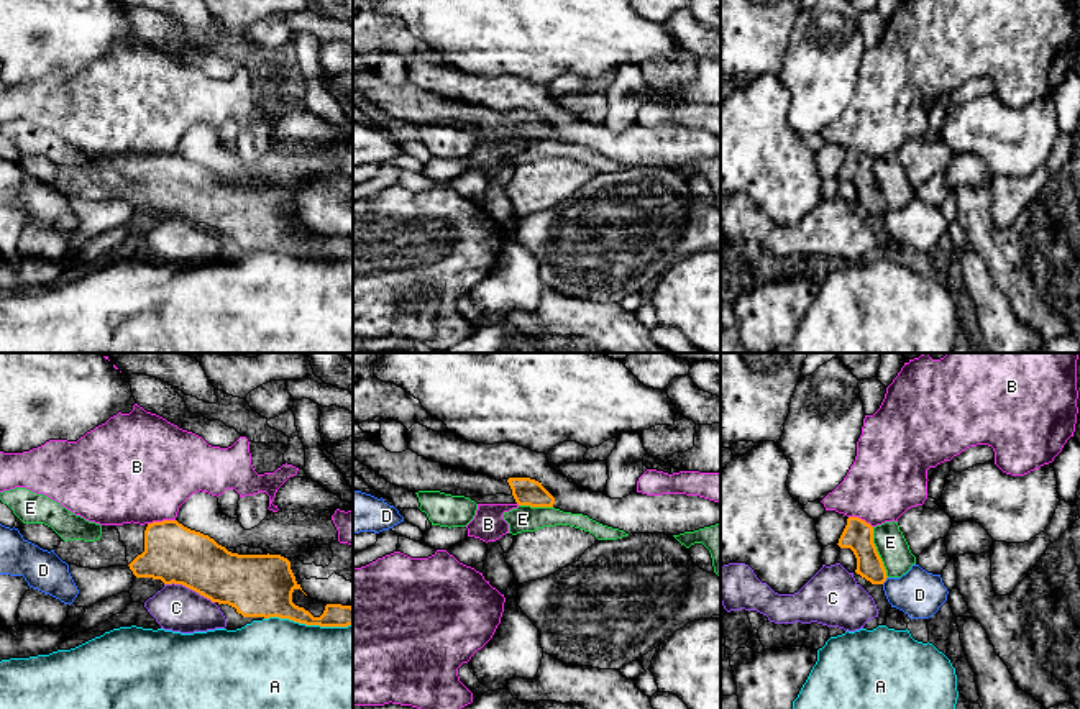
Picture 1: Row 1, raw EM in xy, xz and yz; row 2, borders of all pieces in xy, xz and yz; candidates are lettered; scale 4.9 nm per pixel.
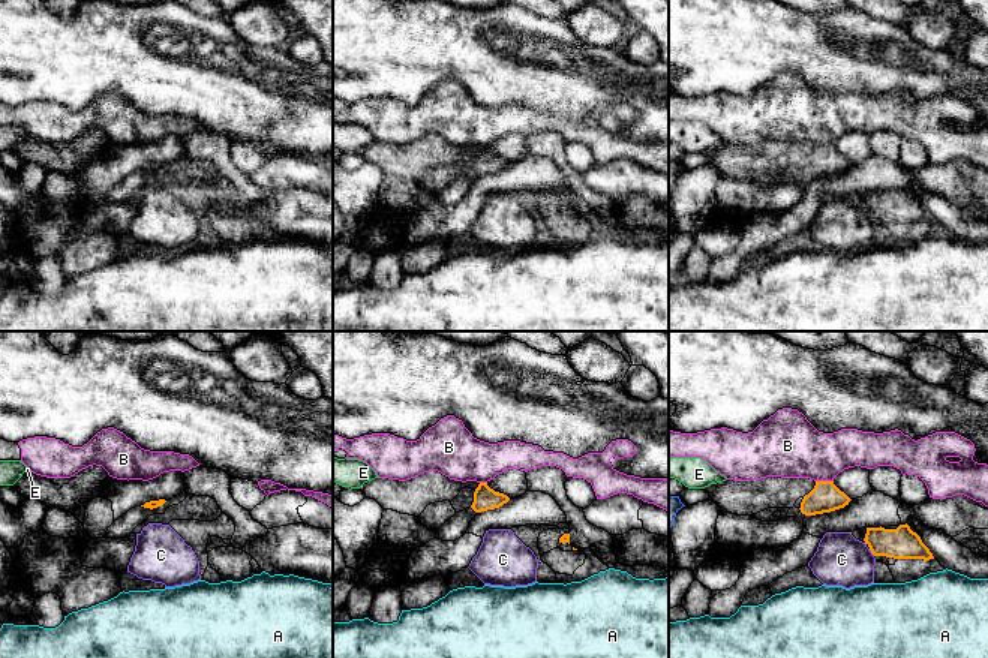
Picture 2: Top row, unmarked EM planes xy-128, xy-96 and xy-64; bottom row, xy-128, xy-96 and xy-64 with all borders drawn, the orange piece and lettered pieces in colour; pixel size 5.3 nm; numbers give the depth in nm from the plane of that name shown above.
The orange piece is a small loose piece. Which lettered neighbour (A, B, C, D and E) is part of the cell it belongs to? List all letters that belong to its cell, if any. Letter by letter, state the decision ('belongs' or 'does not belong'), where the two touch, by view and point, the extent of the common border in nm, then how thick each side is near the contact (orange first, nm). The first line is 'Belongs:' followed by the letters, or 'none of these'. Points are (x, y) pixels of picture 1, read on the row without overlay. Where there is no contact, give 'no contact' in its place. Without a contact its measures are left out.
Belongs: none of these
A: does not belong; contact xy (309, 256); length 440 nm; calibres 220 and 500 nm
B: does not belong; contact xy (161, 155); length 140 nm; calibres 280 and 480 nm
C: does not belong; contact xy (189, 220); length 260 nm; calibres 280 and 220 nm
D: does not belong; contact yz (885, 212); length 50 nm; calibres 140 and 240 nm
E: does not belong; contact yz (877, 184); length 260 nm; calibres 150 and 150 nm

